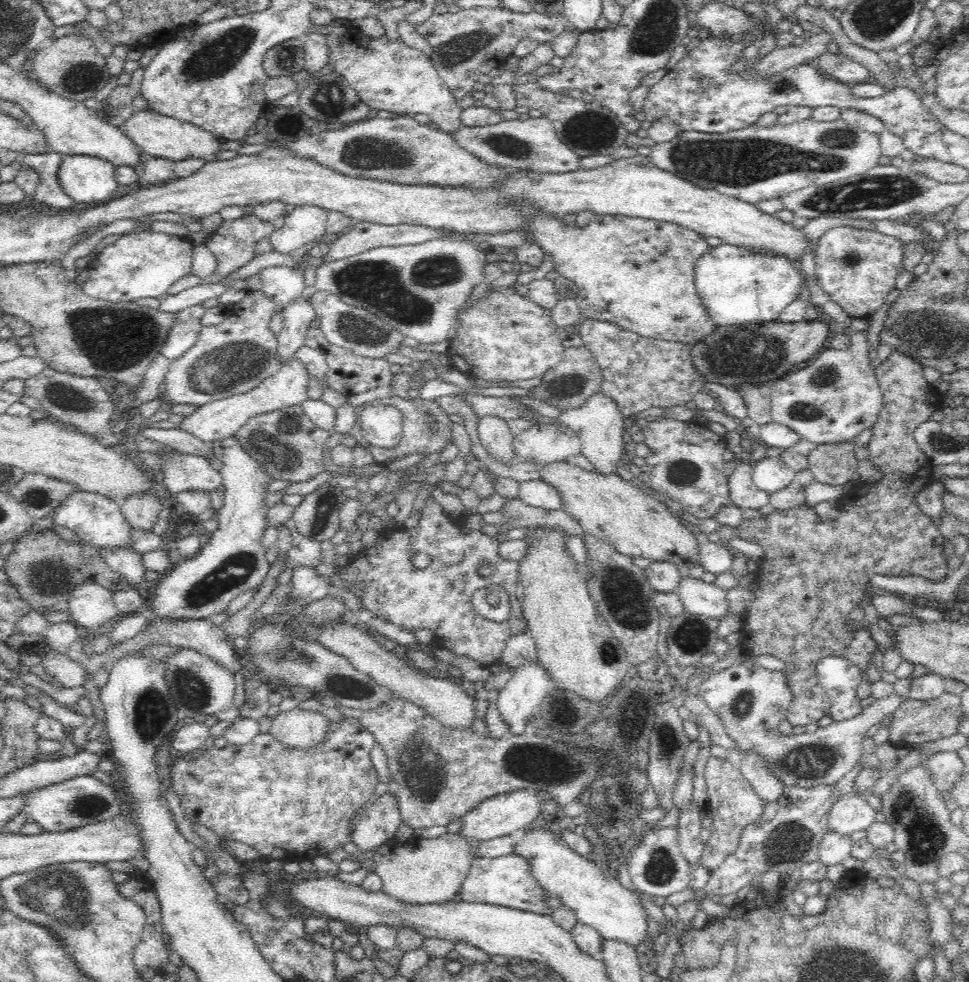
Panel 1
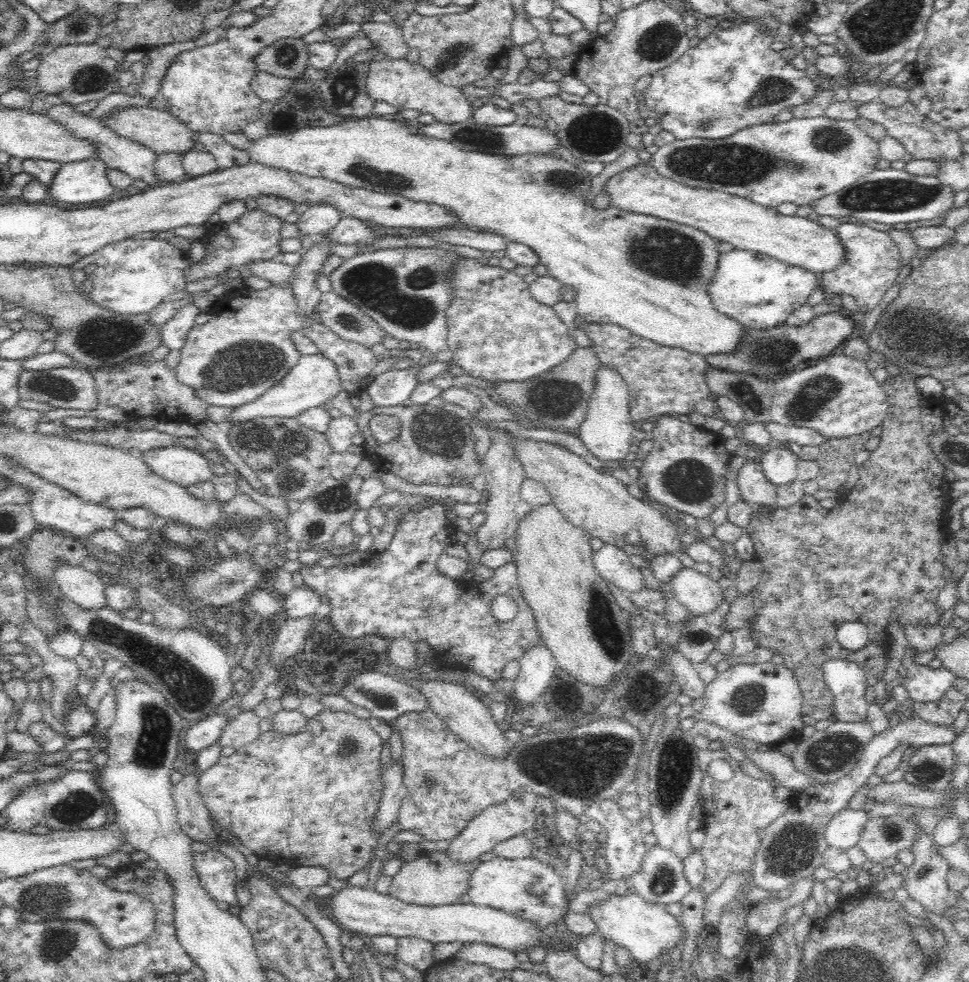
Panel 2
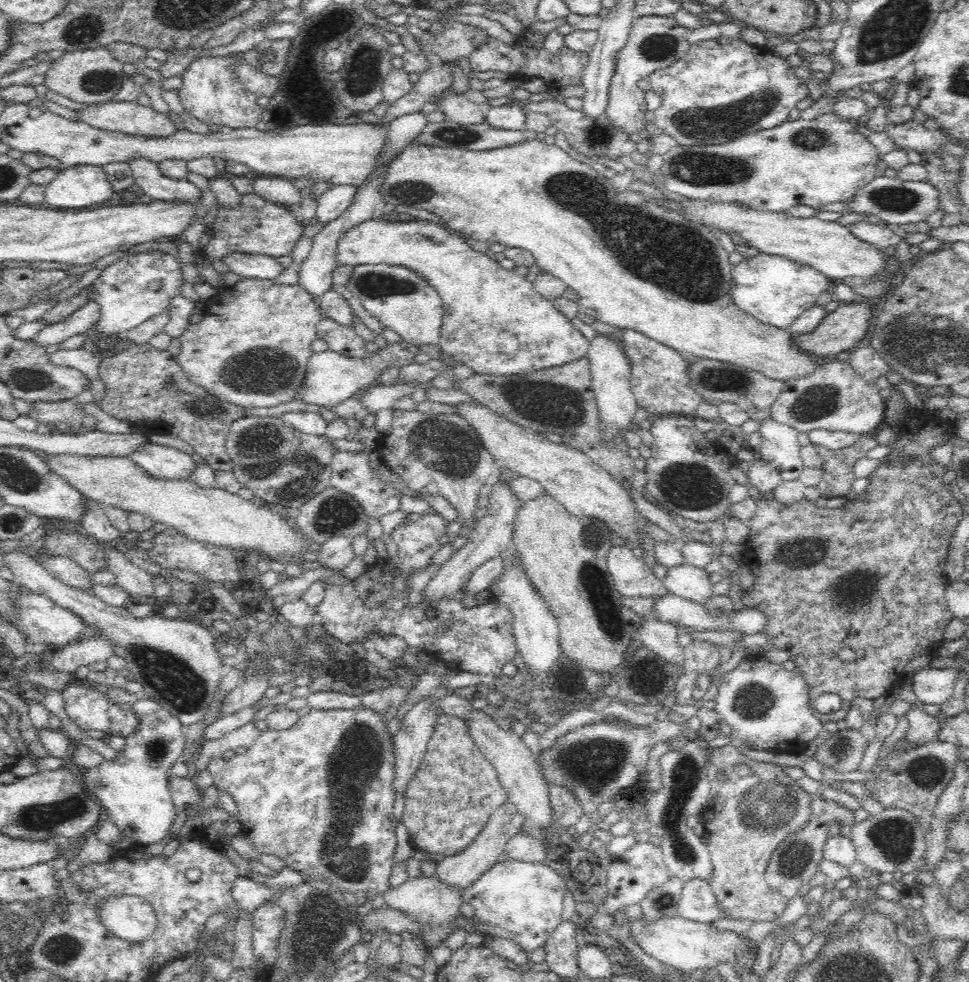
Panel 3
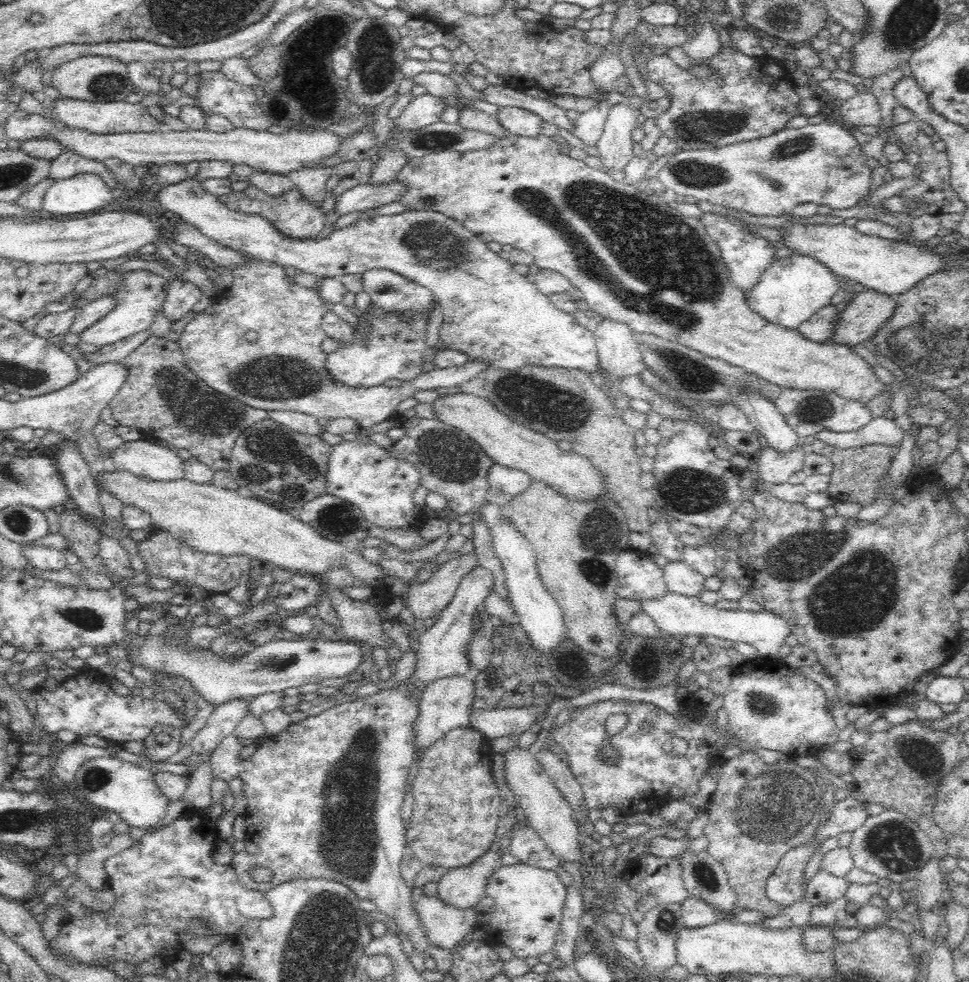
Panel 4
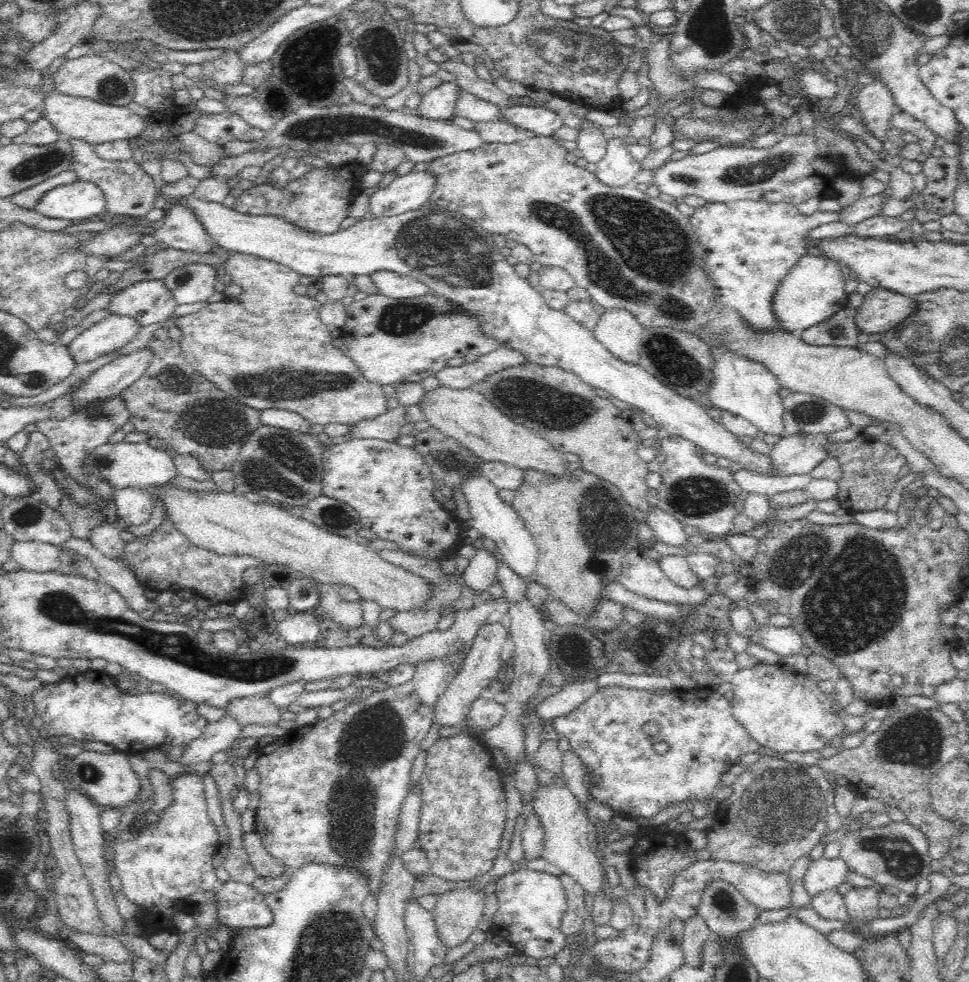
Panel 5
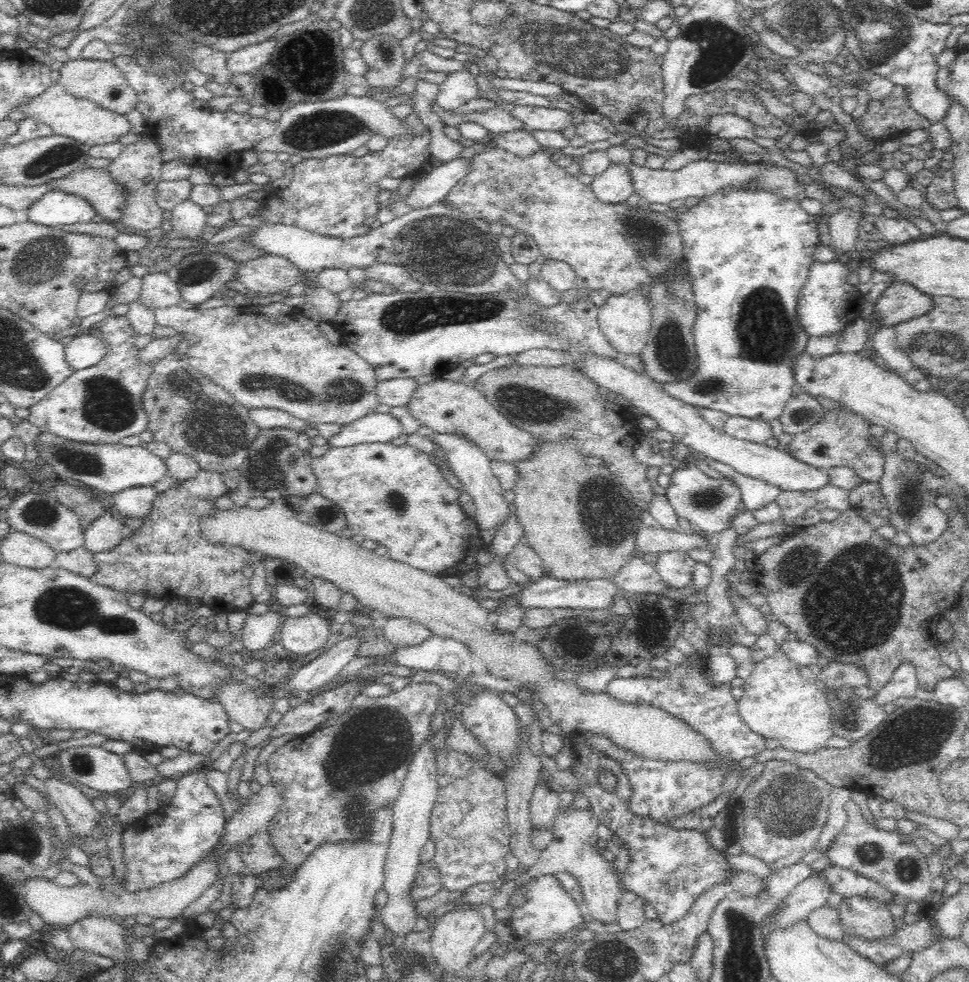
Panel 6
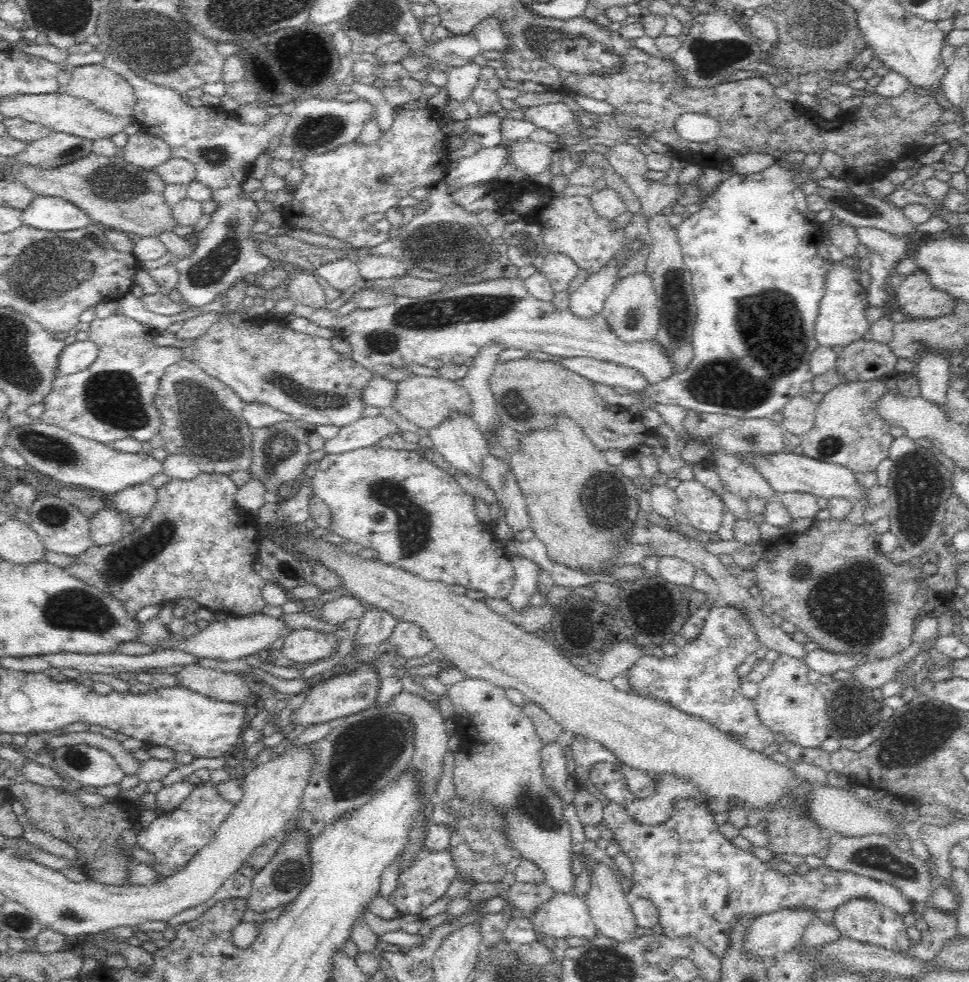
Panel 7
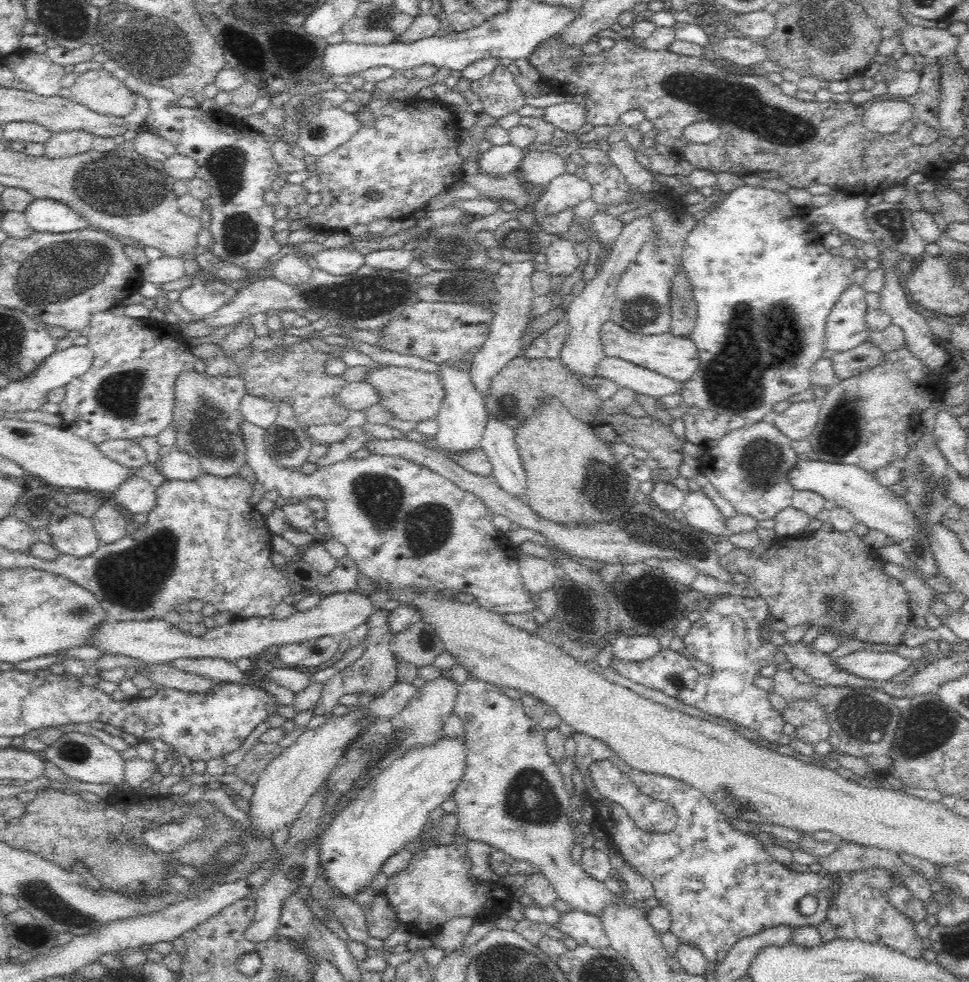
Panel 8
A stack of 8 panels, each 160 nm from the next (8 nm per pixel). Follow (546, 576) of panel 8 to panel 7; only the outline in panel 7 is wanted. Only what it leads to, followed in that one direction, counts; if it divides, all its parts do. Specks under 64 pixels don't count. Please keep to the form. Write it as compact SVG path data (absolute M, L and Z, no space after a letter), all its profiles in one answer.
M514 552L509 559L515 570L515 581L504 605L505 611L520 611L530 605L530 598L538 592L539 580L544 572L531 558Z

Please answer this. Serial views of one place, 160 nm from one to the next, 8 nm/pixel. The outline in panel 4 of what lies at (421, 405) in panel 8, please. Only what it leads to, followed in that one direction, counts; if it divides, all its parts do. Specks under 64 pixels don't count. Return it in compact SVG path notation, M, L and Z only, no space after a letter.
M443 391L432 402L432 411L436 421L448 425L451 429L462 431L477 442L493 463L522 470L534 480L551 486L568 498L590 500L609 493L600 473L586 458L573 451L562 452L555 440L532 430L529 426L514 422L485 398L464 392L450 394Z

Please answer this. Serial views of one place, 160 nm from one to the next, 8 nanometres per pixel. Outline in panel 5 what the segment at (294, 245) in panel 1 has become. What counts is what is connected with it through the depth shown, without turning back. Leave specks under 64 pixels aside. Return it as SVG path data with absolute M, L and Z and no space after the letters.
M430 170L412 171L409 175L396 177L388 187L379 188L374 192L369 200L369 212L372 212L372 216L385 217L418 210L429 202L438 182L440 182L440 177Z

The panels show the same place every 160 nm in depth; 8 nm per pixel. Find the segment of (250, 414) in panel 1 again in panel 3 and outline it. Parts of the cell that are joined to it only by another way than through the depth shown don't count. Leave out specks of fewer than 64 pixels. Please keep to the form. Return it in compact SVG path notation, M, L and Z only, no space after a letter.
M402 340L394 344L387 344L384 348L379 348L378 352L368 353L361 358L350 358L336 353L332 350L314 354L308 362L308 376L298 392L300 400L308 404L318 404L318 406L338 406L348 400L358 392L362 392L375 381L380 380L380 376L390 369L398 369L402 372L414 363L414 358L420 352L418 346L408 341Z

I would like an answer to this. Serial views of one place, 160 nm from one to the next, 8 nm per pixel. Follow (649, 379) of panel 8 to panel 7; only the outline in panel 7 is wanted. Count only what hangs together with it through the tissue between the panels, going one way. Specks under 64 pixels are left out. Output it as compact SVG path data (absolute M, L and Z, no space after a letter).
M582 357L564 359L559 364L592 383L604 384L612 389L620 387L629 390L630 393L638 393L652 386L640 371L620 366L615 362Z

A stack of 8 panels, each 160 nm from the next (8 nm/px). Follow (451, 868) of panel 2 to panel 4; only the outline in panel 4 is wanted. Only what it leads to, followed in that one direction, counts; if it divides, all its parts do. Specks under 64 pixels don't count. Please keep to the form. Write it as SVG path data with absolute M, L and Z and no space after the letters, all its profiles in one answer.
M420 887L413 889L413 901L432 945L452 950L467 934L479 929L479 910L475 907L458 910L444 905L437 896L426 897Z

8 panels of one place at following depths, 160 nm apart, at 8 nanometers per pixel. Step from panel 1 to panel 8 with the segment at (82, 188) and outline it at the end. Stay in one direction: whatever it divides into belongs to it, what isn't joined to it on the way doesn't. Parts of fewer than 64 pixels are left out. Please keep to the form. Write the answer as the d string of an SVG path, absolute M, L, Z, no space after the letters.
M34 199L24 213L36 233L64 234L89 226L77 211L54 199Z

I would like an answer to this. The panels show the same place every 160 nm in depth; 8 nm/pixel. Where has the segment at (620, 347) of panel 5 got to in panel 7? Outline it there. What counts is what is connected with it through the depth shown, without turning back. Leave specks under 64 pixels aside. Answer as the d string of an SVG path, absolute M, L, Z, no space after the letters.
M646 271L620 278L607 300L604 310L602 310L602 316L616 334L616 337L628 343L656 338L662 324L662 316L660 309L658 309L658 299L653 280Z

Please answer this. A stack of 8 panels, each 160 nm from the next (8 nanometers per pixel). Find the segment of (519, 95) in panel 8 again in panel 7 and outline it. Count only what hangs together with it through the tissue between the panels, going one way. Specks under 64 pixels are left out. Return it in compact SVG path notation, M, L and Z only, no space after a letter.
M482 67L479 81L469 97L479 106L482 114L496 115L497 112L504 109L504 106L500 103L502 98L497 93L504 87L503 81L498 77L494 67Z

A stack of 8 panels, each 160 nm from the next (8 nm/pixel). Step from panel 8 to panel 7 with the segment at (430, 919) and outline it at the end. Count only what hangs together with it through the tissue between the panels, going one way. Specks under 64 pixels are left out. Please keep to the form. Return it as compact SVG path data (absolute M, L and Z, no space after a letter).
M422 847L415 855L413 862L402 870L397 880L396 889L387 897L387 900L396 907L401 916L417 914L420 916L428 906L446 896L449 886L458 878L458 867L454 855L448 848L446 851L432 852Z

